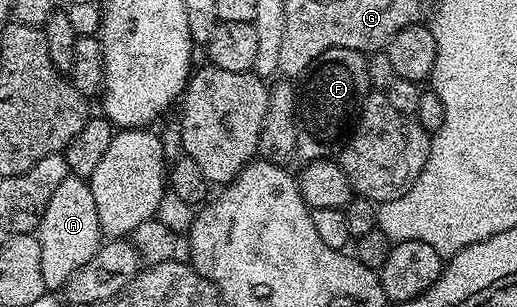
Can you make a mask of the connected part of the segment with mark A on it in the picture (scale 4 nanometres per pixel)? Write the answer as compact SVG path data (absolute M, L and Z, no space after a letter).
M70 174L56 187L38 224L36 236L40 243L44 283L47 290L59 290L65 286L68 278L95 257L102 244L96 203L93 202L91 187L85 178Z

